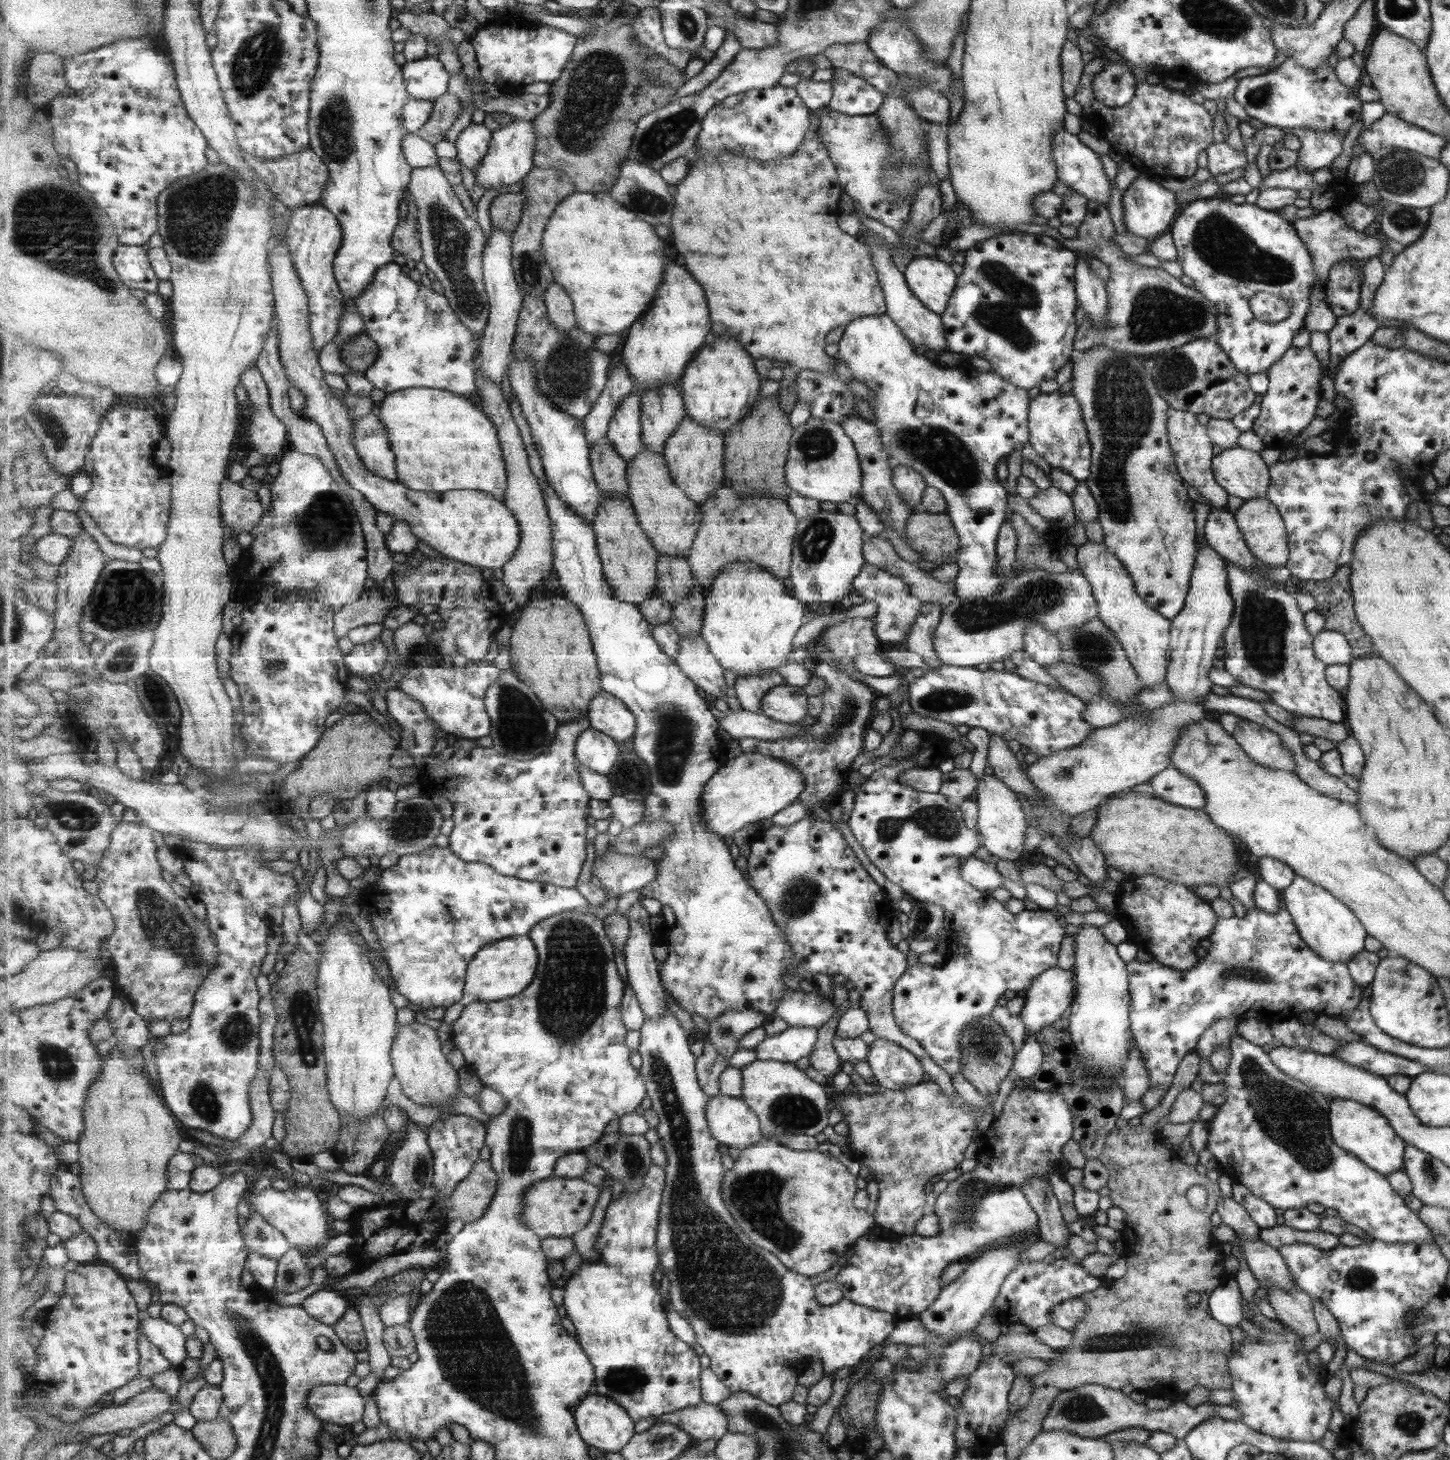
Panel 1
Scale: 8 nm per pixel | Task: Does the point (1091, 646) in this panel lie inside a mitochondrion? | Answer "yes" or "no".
yes

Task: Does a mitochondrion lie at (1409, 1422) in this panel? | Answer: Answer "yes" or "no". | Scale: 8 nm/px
yes

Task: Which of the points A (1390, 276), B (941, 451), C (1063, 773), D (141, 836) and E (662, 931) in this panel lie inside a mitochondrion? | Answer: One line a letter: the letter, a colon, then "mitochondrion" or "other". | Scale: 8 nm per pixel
A: other
B: mitochondrion
C: mitochondrion
D: other
E: other

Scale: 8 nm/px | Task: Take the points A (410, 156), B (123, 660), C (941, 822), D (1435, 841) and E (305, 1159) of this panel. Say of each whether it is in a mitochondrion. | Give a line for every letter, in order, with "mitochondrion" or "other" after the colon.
A: other
B: mitochondrion
C: mitochondrion
D: other
E: other

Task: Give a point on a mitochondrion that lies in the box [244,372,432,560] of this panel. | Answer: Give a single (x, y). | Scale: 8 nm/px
(327, 519)

